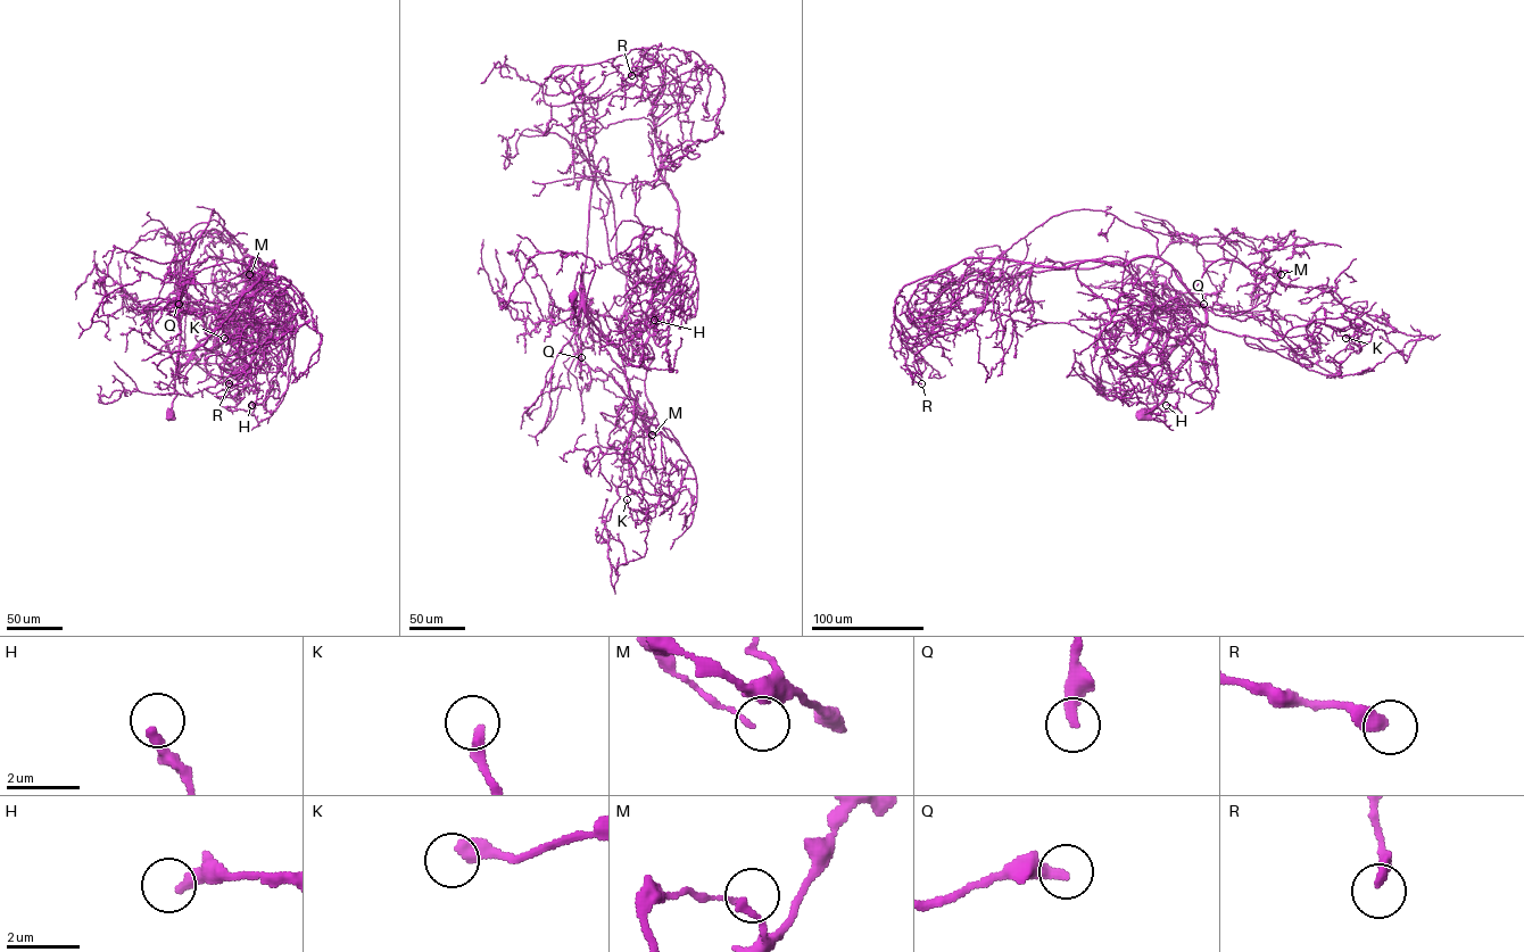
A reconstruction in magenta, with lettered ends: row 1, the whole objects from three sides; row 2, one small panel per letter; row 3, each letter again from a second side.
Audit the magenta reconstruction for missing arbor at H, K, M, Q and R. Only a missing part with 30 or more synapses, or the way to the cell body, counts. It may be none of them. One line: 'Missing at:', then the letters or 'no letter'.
Missing at: Q

